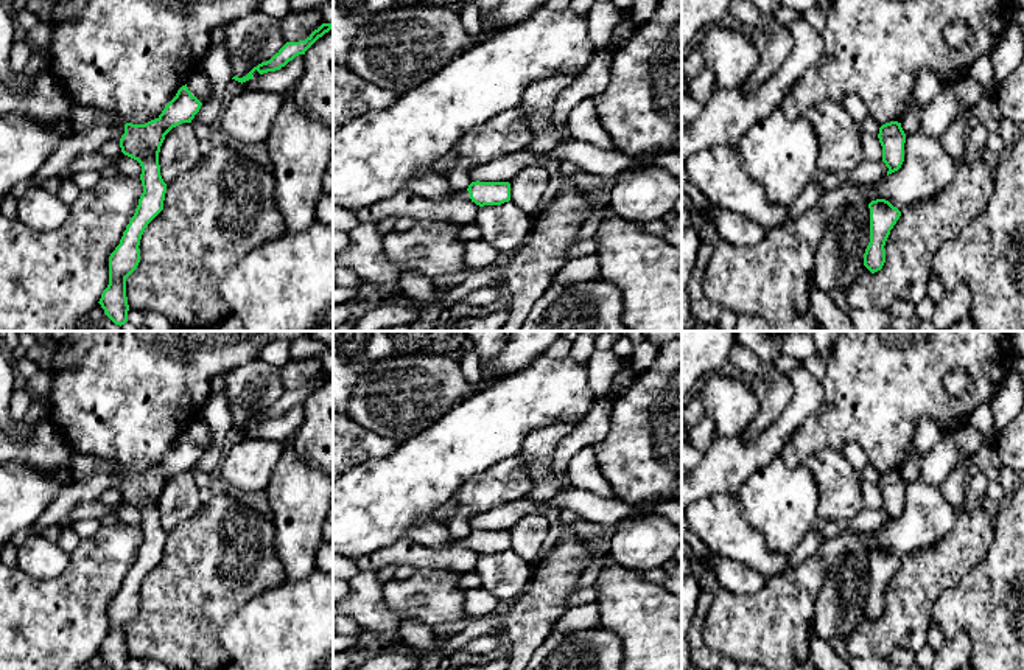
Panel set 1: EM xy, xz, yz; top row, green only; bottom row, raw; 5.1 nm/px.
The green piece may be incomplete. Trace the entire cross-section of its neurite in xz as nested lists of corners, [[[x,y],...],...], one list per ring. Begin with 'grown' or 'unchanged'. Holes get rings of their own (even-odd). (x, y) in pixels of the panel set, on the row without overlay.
grown | [[[434,519],[417,521],[406,535],[412,543],[430,549],[467,547],[479,555],[501,553],[510,549],[509,530],[472,530],[467,538],[453,539],[448,525]]]

